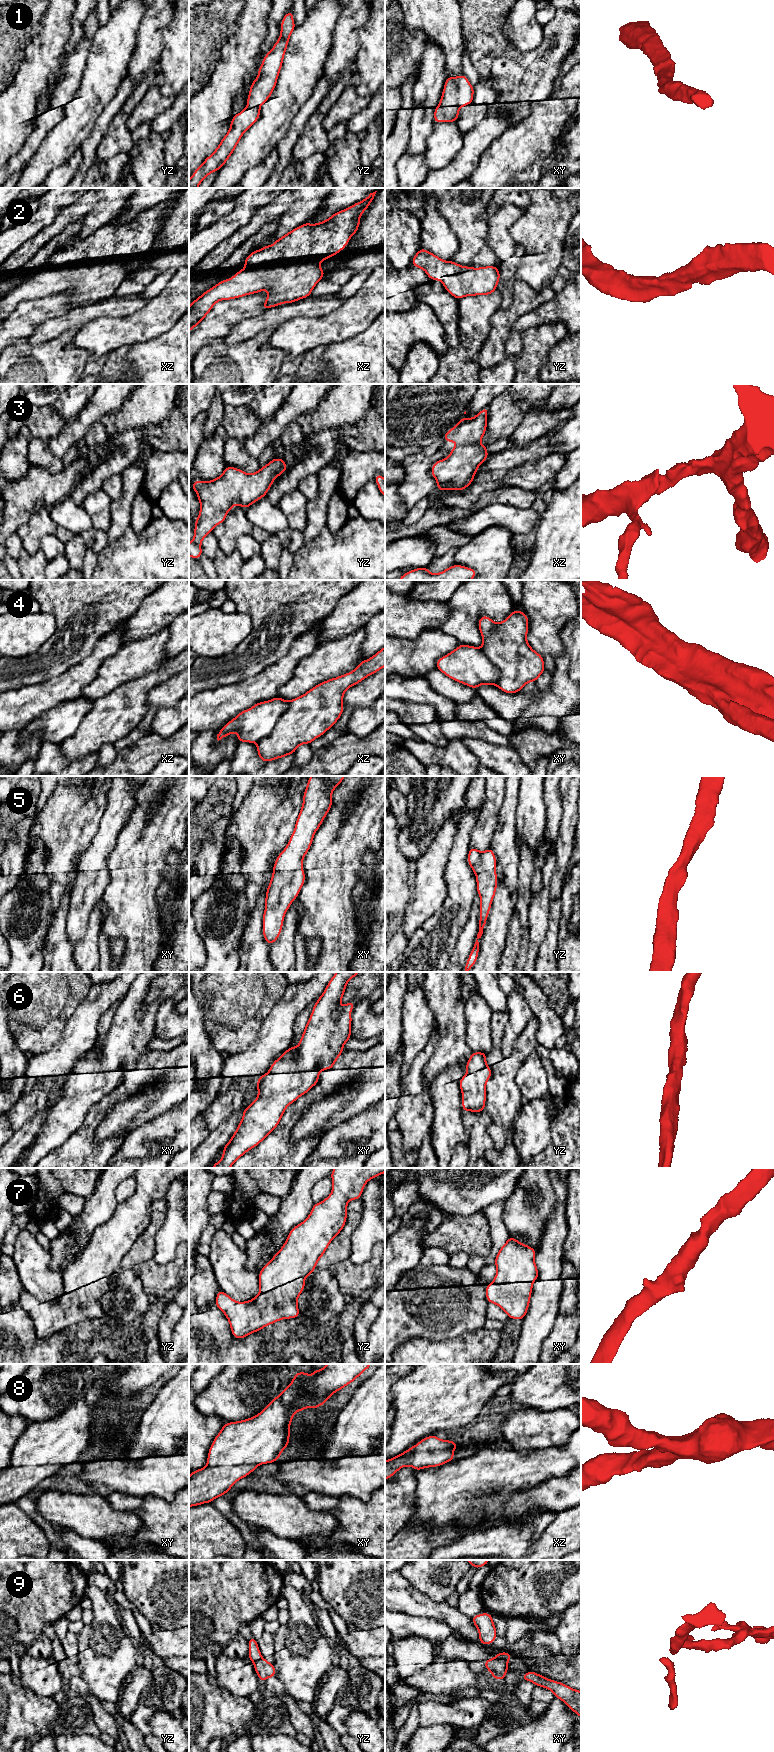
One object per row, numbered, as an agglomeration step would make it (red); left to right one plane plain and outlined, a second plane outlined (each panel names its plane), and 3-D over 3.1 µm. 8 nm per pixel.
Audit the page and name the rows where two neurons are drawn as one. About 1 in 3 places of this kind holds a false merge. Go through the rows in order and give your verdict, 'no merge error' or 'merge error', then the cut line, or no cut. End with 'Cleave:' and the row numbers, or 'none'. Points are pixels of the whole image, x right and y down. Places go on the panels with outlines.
1: no merge error; no cut
2: no merge error; no cut
3: no merge error; no cut
4: no merge error; no cut
5: no merge error; no cut
6: no merge error; no cut
7: no merge error; no cut
8: no merge error; no cut
9: merge error; cut in xy along (495, 1657), (502, 1658), (507, 1662)
Cleave: 9

